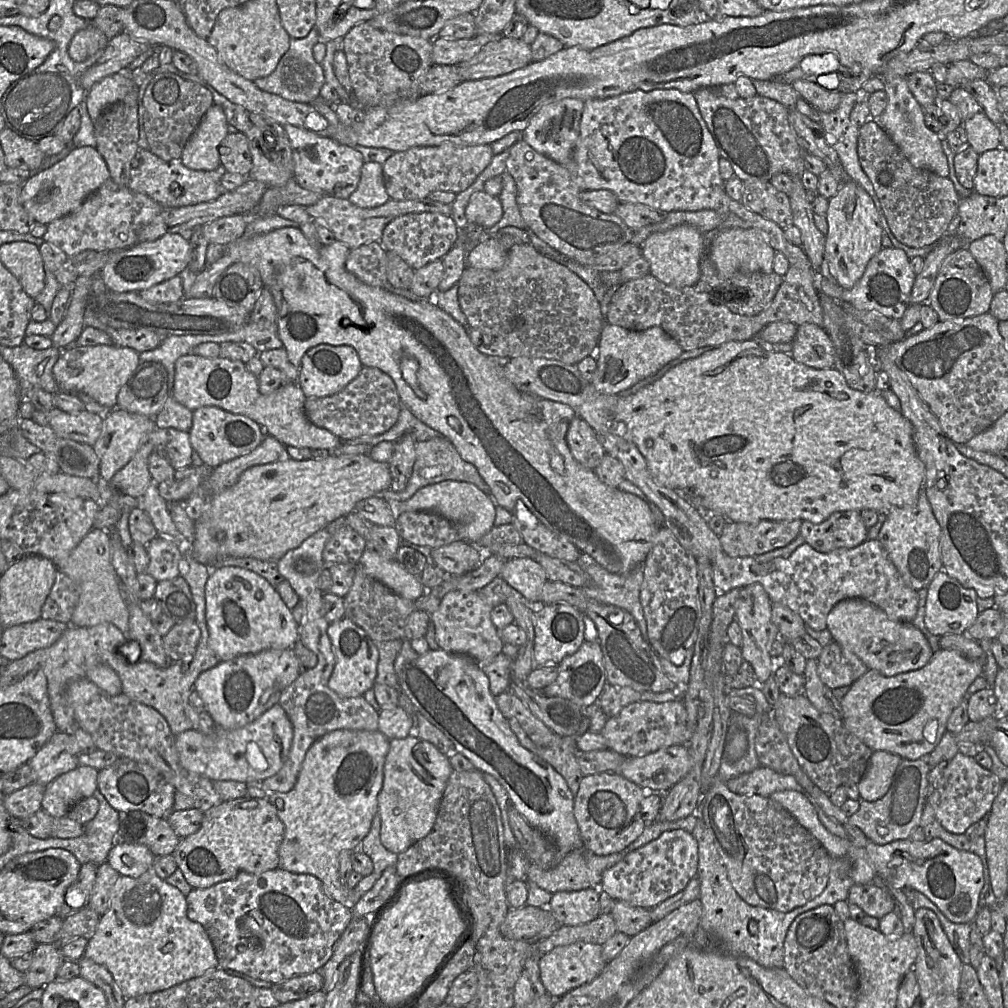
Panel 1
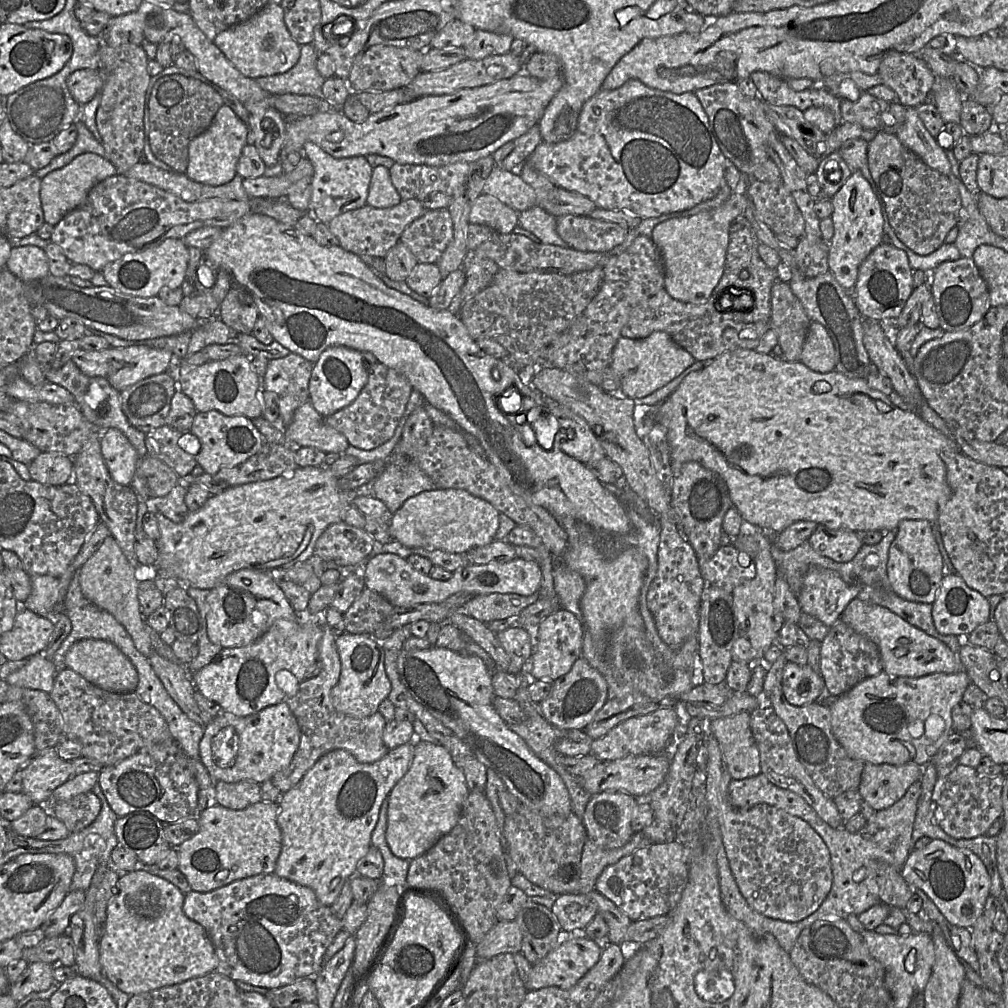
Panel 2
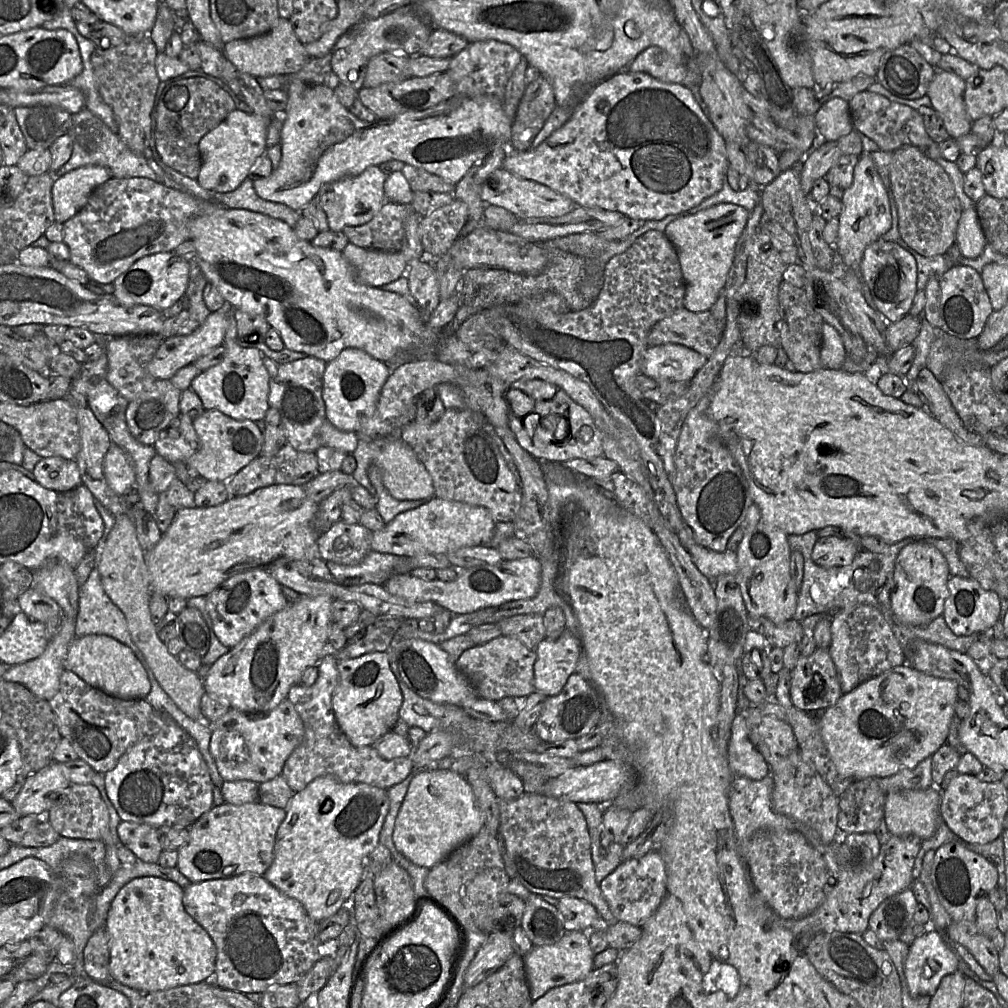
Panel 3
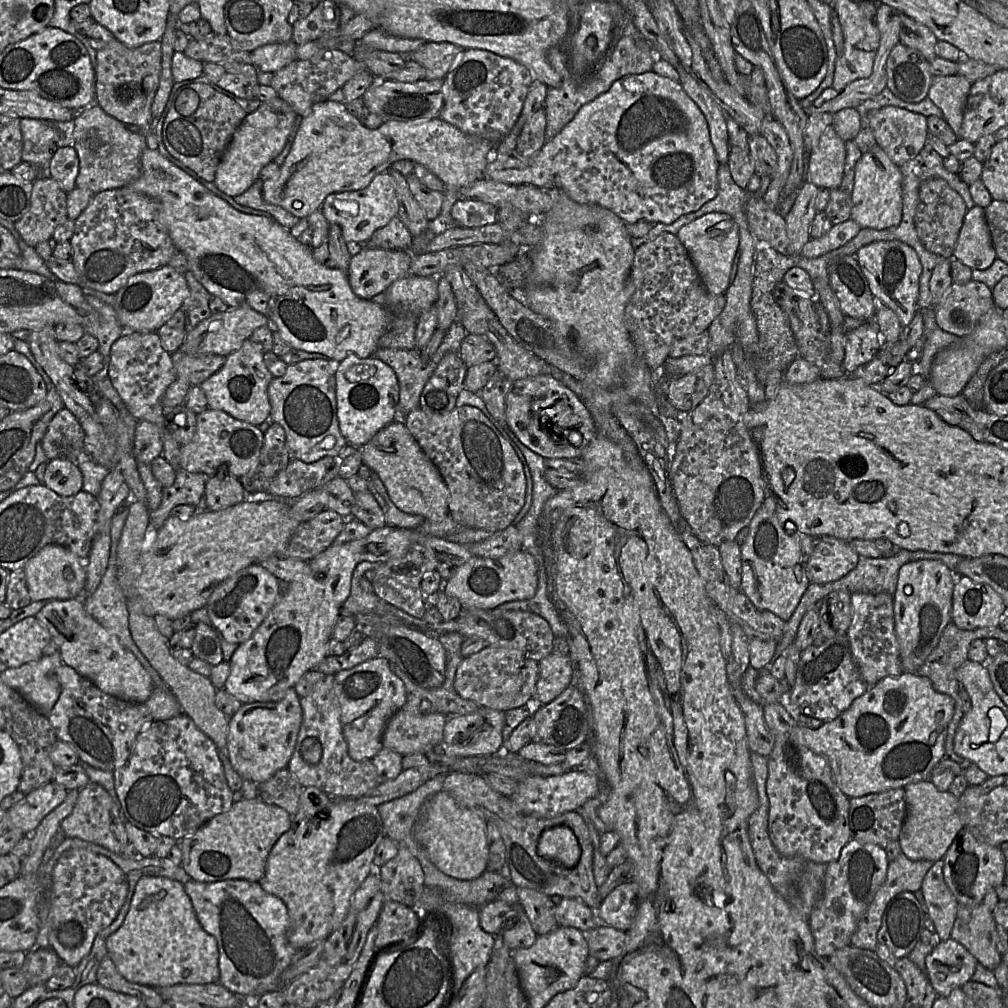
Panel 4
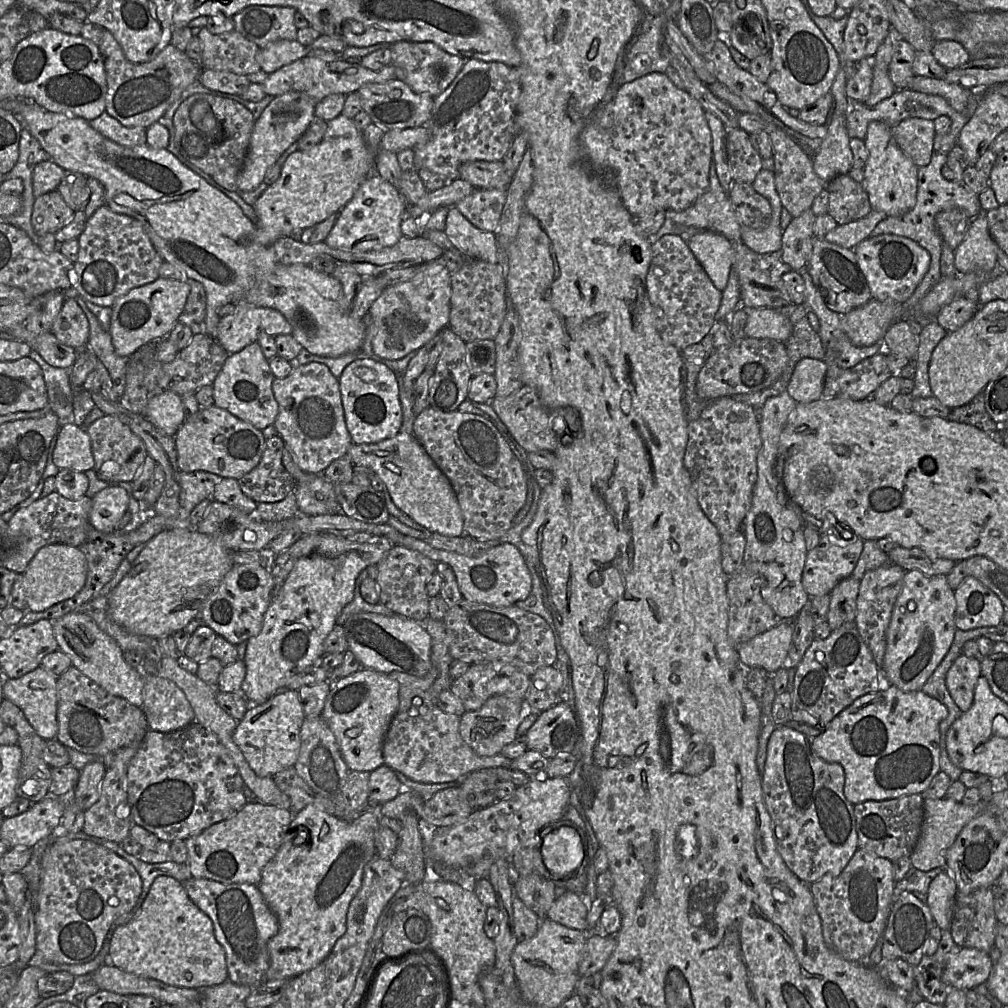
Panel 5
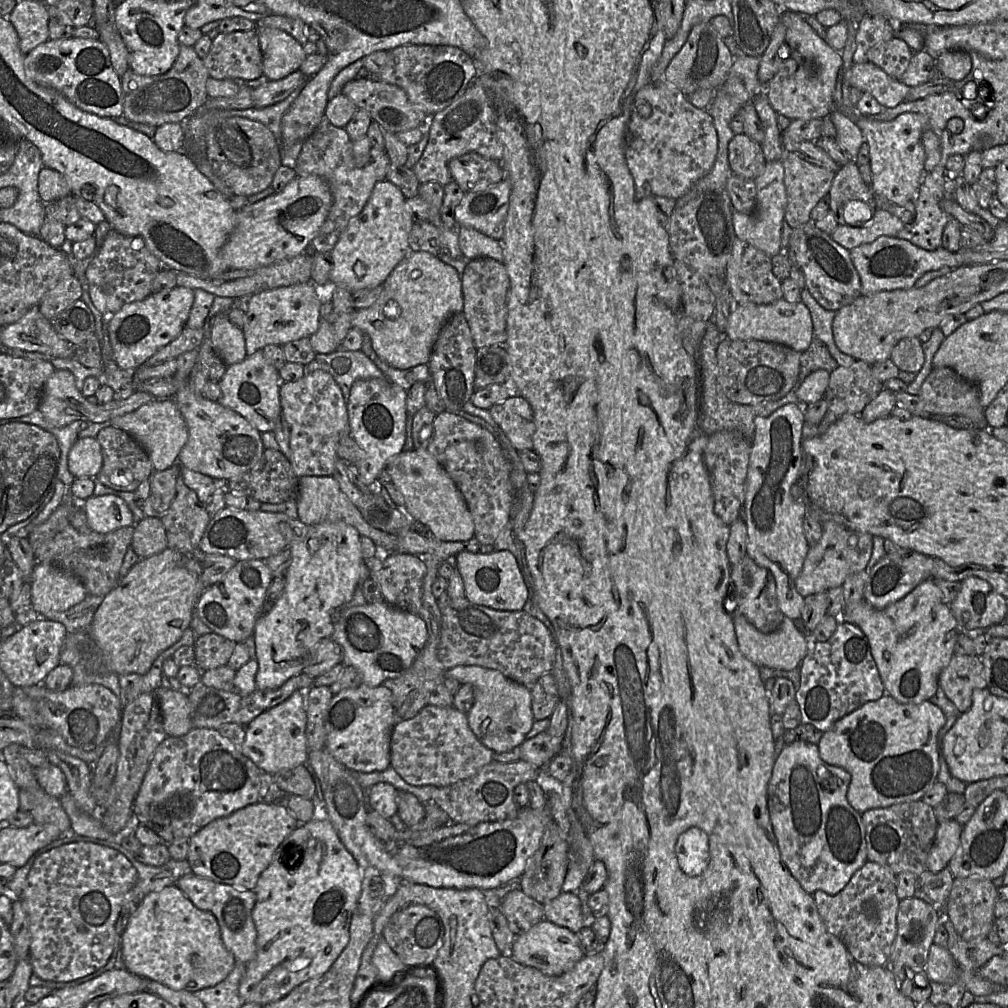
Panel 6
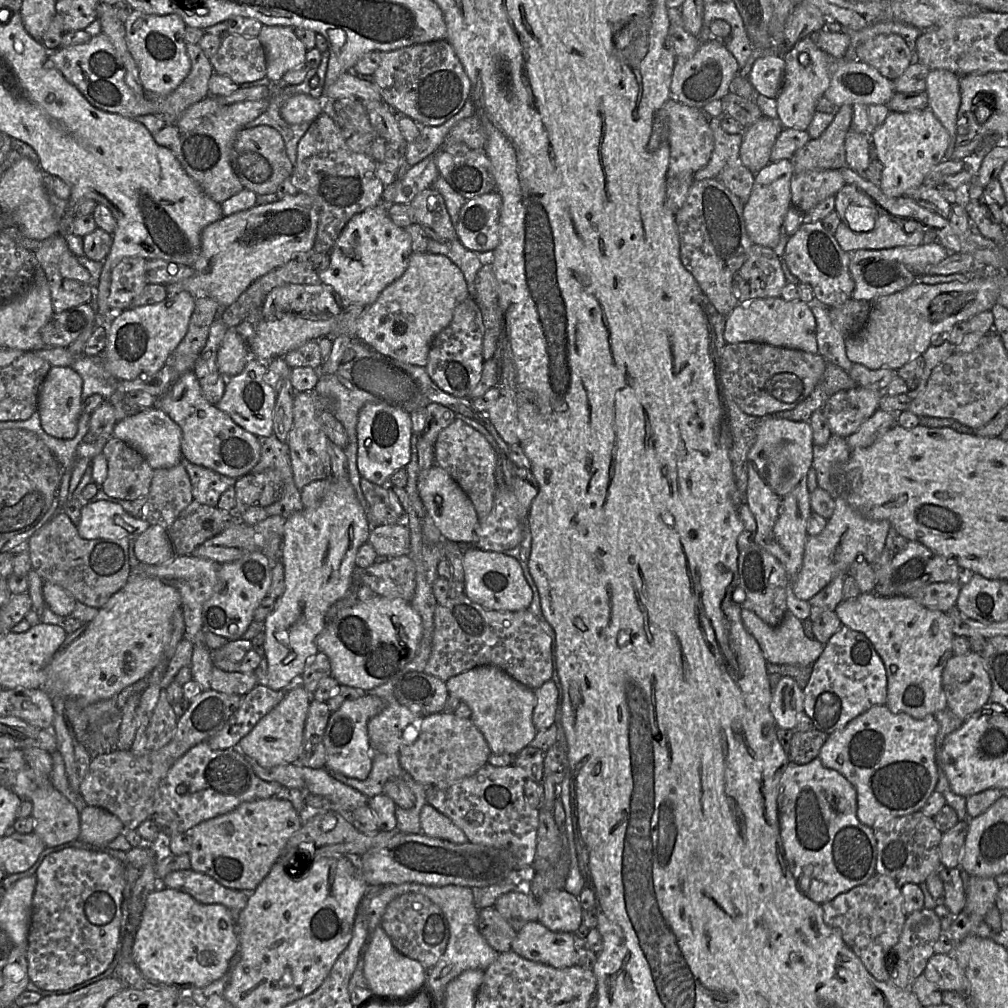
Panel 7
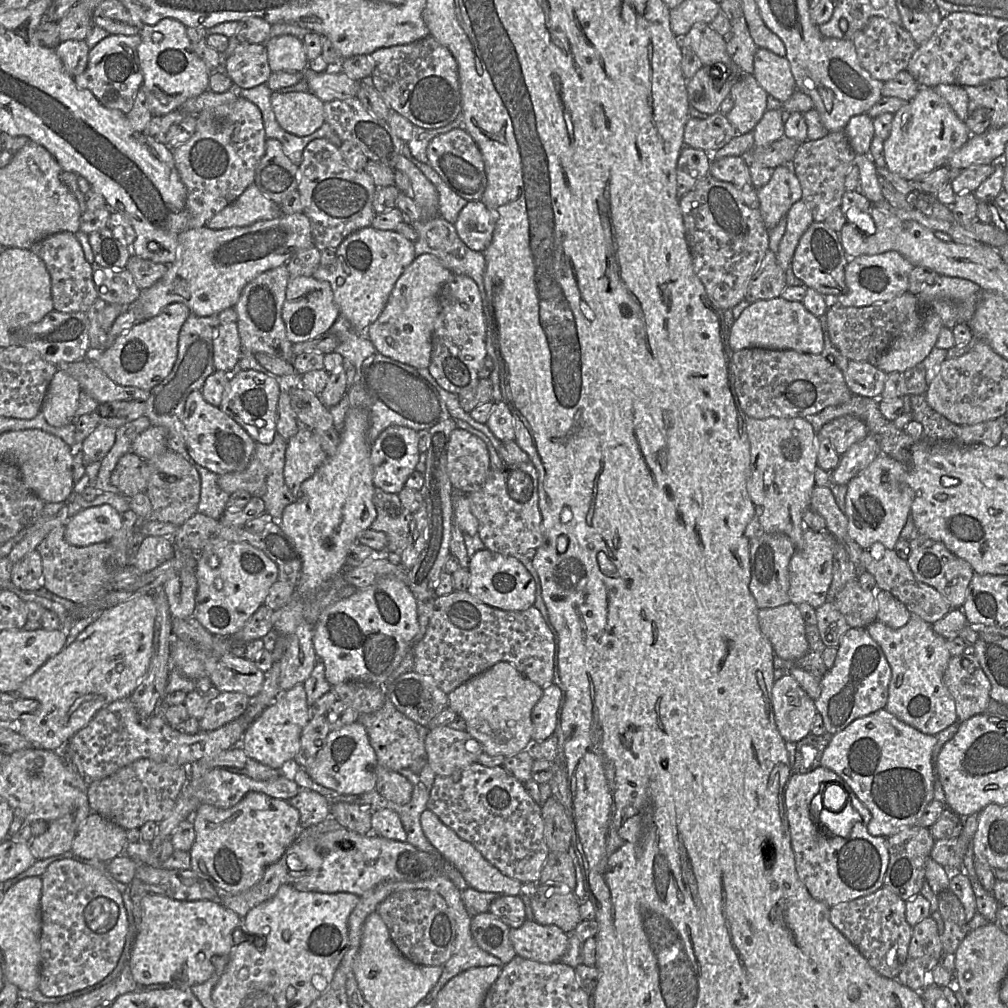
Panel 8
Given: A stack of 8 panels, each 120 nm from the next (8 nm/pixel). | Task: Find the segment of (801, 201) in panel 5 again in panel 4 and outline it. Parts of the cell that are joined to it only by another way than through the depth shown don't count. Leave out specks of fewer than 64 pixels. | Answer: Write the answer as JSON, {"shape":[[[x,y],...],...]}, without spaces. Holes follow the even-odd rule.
{"shape":[[[771,117],[763,119],[759,134],[769,142],[777,155],[777,169],[773,176],[780,177],[784,185],[793,161],[793,152],[788,134],[781,123]]]}

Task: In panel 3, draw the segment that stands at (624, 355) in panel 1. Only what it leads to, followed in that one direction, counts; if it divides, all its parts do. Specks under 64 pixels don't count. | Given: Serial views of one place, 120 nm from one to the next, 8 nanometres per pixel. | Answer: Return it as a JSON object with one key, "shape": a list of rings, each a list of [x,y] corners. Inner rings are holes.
{"shape":[[[679,344],[649,346],[641,360],[641,373],[658,380],[689,382],[707,360]]]}

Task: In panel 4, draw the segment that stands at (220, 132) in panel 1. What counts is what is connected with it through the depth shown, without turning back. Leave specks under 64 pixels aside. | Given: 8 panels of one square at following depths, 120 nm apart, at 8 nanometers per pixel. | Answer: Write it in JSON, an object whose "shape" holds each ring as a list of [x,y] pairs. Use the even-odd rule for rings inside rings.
{"shape":[[[280,97],[261,103],[254,112],[247,114],[217,168],[214,184],[218,189],[231,197],[244,193],[258,180],[262,168],[274,162],[281,153],[299,118],[301,117]]]}

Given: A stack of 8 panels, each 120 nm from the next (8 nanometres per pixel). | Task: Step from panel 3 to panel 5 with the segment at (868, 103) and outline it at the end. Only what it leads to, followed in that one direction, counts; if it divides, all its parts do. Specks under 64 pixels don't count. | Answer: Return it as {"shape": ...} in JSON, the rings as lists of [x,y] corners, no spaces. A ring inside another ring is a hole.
{"shape":[[[907,118],[891,126],[897,145],[918,167],[930,163],[934,138],[934,122],[922,118]]]}

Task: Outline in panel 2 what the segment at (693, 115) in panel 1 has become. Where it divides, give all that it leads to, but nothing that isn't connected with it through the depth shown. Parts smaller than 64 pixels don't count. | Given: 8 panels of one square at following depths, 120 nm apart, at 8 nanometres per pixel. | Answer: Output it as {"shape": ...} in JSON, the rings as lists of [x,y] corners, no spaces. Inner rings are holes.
{"shape":[[[637,79],[626,82],[613,89],[601,89],[582,107],[574,134],[567,140],[558,143],[542,142],[525,161],[544,174],[555,186],[567,191],[576,191],[592,200],[597,208],[621,210],[630,216],[647,219],[662,214],[681,212],[715,197],[723,186],[725,169],[728,166],[726,157],[717,145],[710,129],[709,119],[701,103],[693,92],[675,94],[653,89]]]}

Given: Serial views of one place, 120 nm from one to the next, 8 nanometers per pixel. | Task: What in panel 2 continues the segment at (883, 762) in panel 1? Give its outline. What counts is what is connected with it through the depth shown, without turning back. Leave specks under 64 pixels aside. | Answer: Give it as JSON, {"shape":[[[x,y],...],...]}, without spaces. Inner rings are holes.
{"shape":[[[913,762],[902,765],[866,764],[858,791],[875,811],[889,808],[908,788],[921,781],[924,767]]]}

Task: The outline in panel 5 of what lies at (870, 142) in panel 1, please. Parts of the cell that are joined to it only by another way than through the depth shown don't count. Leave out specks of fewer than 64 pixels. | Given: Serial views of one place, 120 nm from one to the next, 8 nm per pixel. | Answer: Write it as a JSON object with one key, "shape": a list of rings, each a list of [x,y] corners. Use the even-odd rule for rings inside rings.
{"shape":[[[959,207],[940,211],[935,216],[935,225],[944,243],[956,249],[964,240],[972,219]]]}

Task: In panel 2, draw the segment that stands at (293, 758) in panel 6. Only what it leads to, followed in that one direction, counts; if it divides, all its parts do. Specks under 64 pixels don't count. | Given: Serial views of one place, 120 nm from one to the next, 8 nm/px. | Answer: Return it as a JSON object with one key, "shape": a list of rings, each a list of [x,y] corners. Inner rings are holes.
{"shape":[[[282,701],[245,717],[222,711],[204,728],[199,757],[214,781],[249,780],[262,784],[289,765],[299,742],[298,722],[288,704]]]}

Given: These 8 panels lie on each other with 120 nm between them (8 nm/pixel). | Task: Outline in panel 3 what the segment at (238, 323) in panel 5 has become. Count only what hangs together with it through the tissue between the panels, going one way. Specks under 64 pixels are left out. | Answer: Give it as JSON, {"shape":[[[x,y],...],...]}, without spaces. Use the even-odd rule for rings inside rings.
{"shape":[[[216,311],[190,335],[164,339],[148,365],[149,373],[156,379],[171,379],[179,369],[223,345],[227,328],[227,315]]]}

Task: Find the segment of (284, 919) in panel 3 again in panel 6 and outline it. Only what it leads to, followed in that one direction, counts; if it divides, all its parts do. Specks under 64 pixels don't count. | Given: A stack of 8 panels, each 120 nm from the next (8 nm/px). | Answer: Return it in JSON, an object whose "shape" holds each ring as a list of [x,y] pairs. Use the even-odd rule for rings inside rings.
{"shape":[[[189,874],[180,877],[175,885],[201,910],[211,912],[217,919],[222,940],[233,954],[236,962],[247,964],[256,952],[257,931],[252,918],[256,902],[254,890],[240,889],[235,886],[215,882],[209,878]]]}

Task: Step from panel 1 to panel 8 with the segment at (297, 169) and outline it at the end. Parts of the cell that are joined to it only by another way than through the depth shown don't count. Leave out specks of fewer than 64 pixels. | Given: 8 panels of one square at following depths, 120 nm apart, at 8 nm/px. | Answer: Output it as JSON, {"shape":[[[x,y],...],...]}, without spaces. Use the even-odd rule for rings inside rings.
{"shape":[[[368,226],[345,238],[336,249],[334,265],[330,268],[319,266],[312,277],[330,283],[340,314],[350,322],[355,331],[365,333],[366,329],[381,315],[397,280],[415,257],[415,246],[412,241],[396,231],[378,230]]]}

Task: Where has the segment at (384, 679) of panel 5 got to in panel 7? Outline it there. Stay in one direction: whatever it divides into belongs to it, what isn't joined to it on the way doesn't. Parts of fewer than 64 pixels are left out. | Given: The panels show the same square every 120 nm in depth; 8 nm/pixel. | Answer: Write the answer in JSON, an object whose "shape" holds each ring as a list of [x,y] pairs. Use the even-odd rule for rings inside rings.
{"shape":[[[367,693],[358,699],[345,701],[338,710],[330,714],[323,736],[326,769],[358,780],[367,779],[373,764],[373,750],[369,743],[367,725],[385,706],[383,699]]]}

